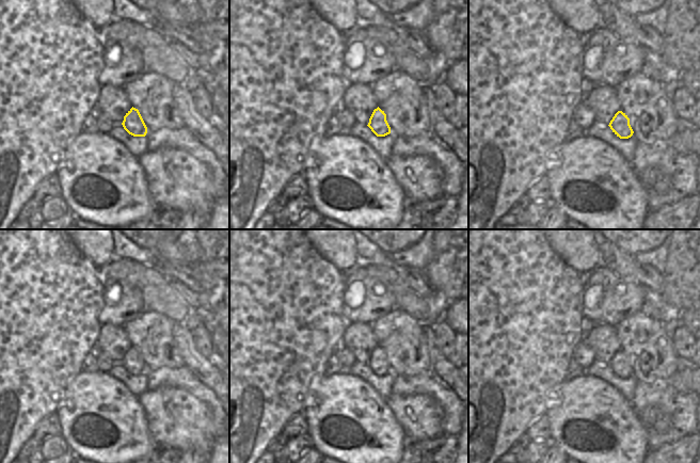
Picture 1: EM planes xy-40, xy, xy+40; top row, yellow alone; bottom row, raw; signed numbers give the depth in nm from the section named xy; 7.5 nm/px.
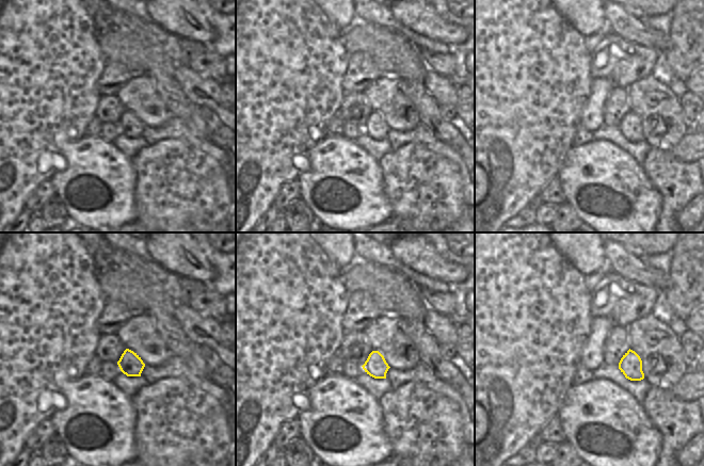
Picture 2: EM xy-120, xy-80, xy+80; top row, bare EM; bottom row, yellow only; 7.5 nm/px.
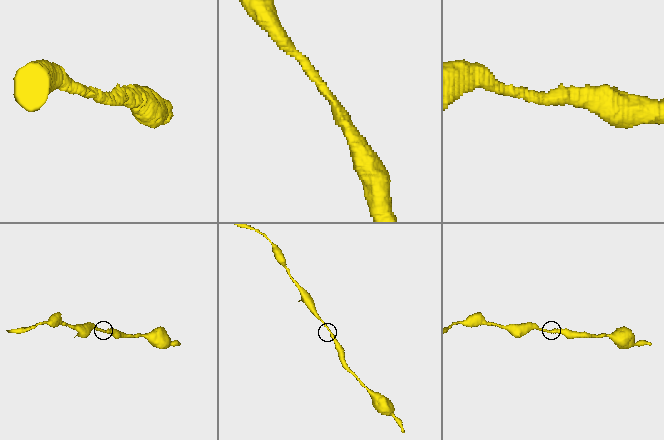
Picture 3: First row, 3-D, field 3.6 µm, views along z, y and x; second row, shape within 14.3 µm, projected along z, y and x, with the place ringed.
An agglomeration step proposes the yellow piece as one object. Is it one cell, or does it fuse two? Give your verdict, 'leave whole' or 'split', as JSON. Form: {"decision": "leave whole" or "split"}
{"decision": "leave whole"}

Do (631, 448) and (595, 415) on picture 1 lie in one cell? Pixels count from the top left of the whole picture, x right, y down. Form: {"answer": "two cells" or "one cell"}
{"answer": "one cell"}

